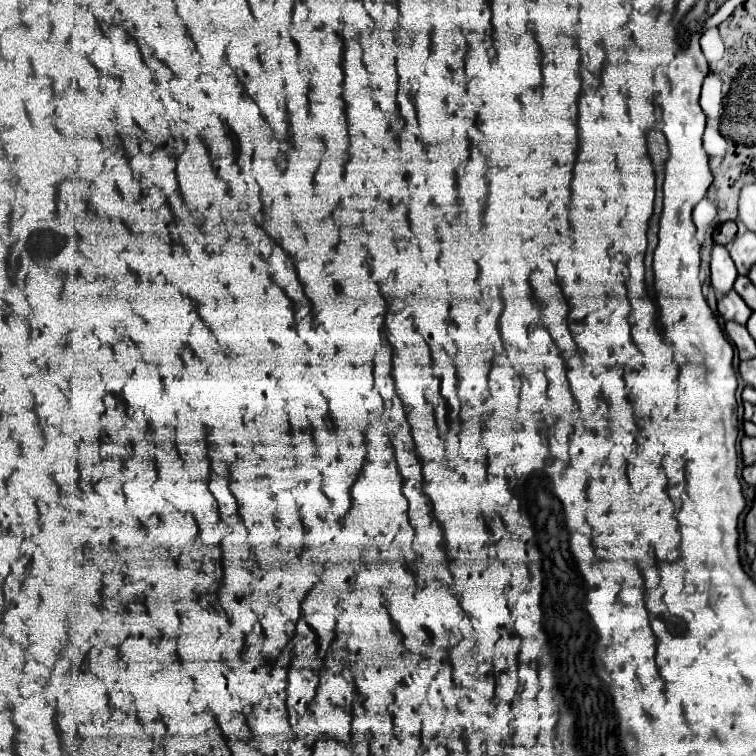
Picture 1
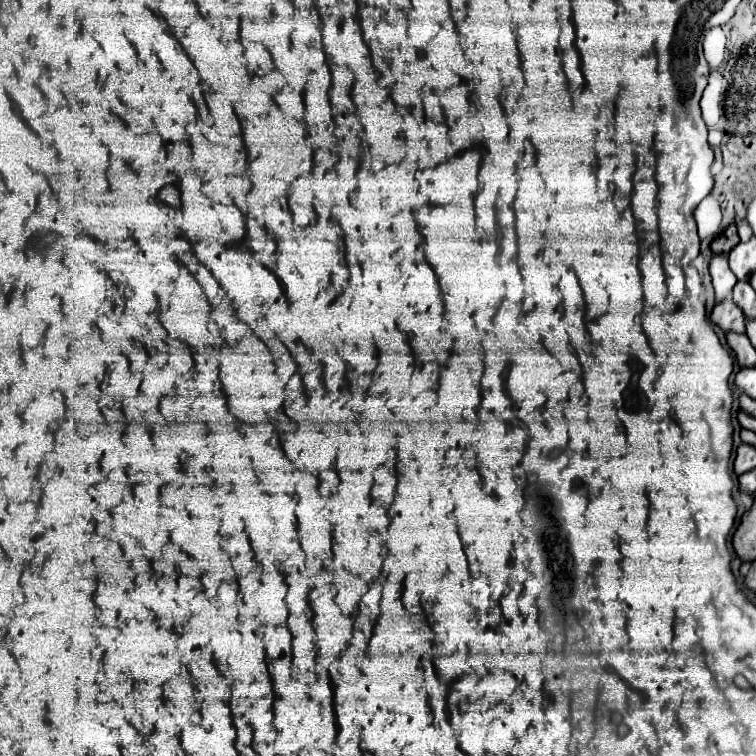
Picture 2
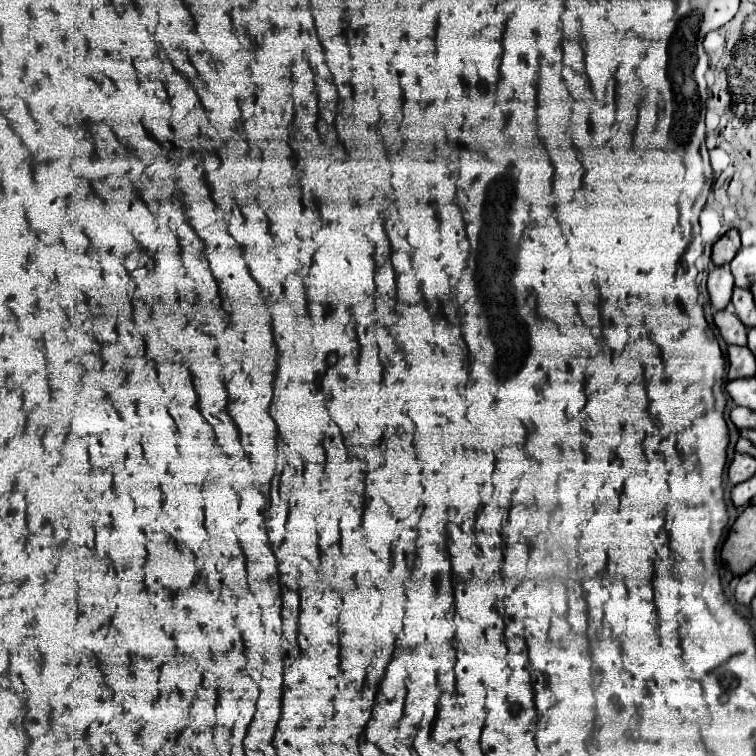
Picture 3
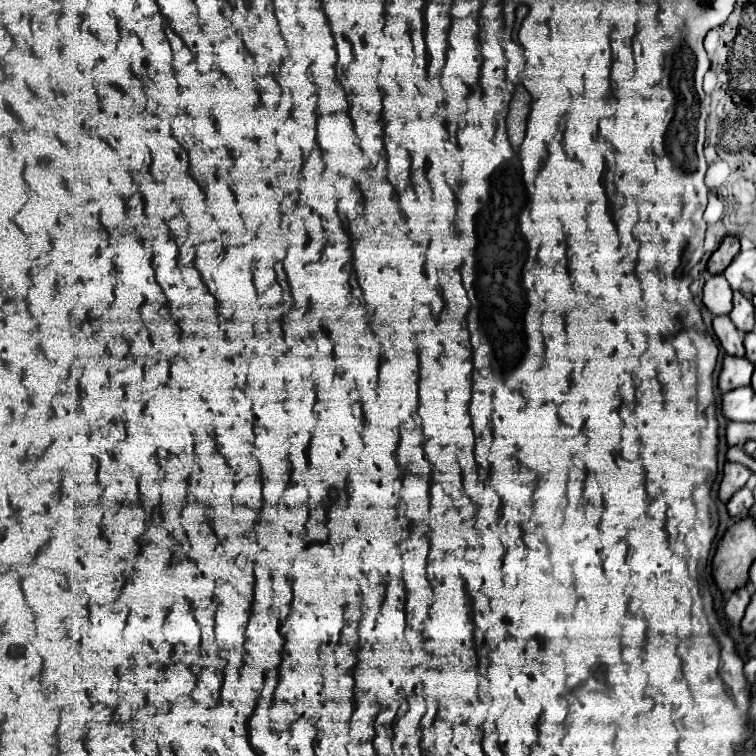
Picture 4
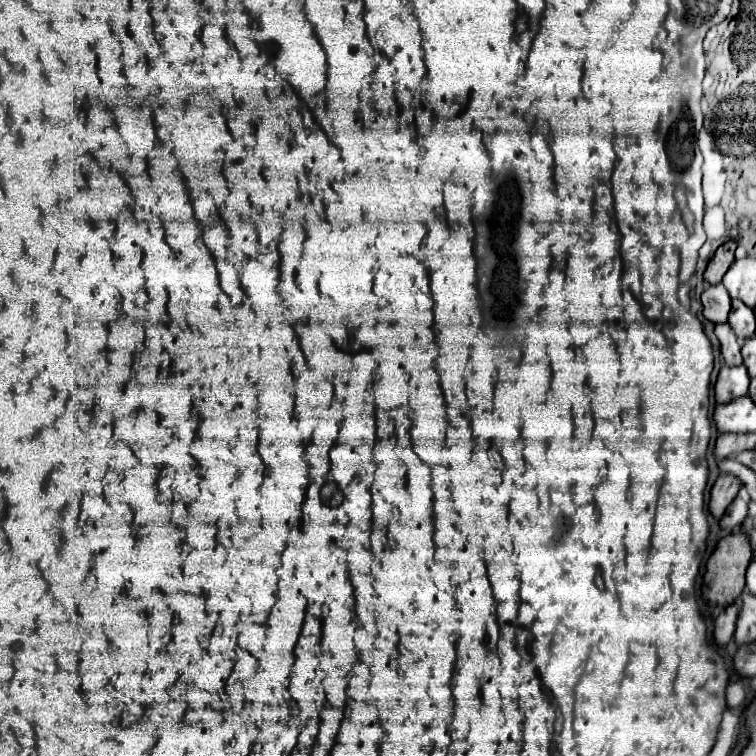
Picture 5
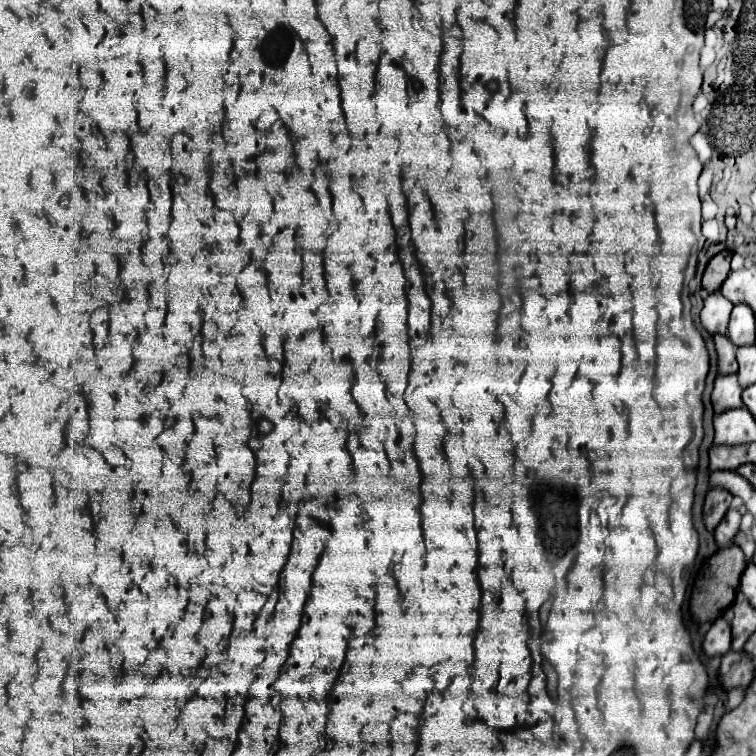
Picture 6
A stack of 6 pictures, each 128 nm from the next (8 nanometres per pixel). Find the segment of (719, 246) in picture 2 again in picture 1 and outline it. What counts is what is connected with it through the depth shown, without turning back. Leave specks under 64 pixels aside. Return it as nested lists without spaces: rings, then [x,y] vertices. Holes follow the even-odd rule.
[[[726,222],[714,230],[714,242],[716,244],[728,244],[734,238],[734,234],[736,234],[736,224]]]

